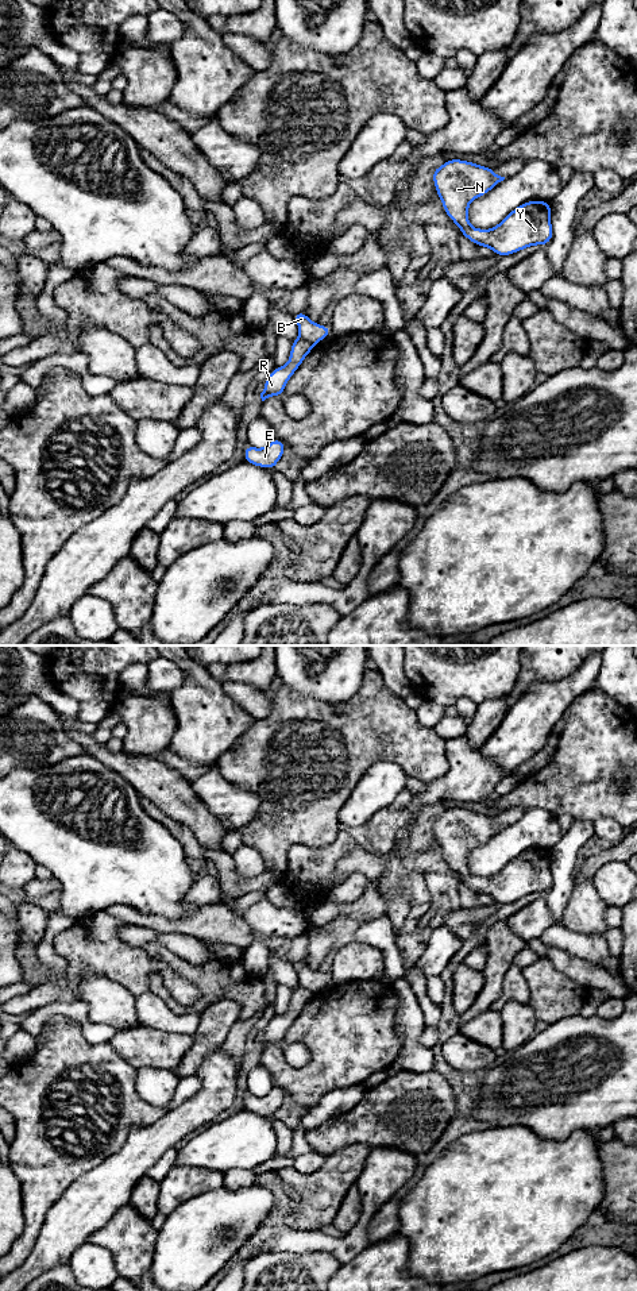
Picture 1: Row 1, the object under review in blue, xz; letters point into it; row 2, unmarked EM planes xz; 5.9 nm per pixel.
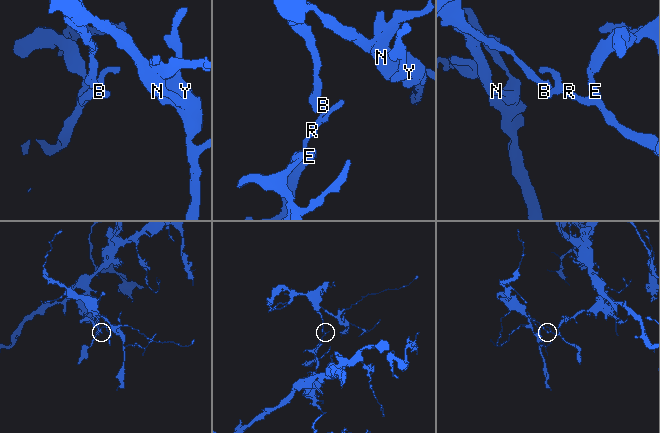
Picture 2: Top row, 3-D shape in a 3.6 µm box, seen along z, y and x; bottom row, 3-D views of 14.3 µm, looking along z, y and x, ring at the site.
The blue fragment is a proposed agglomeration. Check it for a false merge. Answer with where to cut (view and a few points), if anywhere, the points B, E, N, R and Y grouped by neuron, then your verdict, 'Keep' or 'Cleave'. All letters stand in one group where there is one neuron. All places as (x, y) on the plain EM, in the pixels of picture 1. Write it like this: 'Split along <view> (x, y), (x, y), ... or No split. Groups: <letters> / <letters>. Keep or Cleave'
Split along xz (300, 985), (313, 991). Groups: B N Y / E R. Cleave

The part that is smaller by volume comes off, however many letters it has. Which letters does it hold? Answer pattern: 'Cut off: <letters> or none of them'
Cut off: B, N, Y

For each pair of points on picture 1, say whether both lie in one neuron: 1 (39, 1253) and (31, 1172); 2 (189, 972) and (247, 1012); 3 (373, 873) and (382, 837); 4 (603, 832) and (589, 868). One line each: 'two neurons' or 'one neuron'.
1: two neurons
2: one neuron
3: two neurons
4: two neurons

